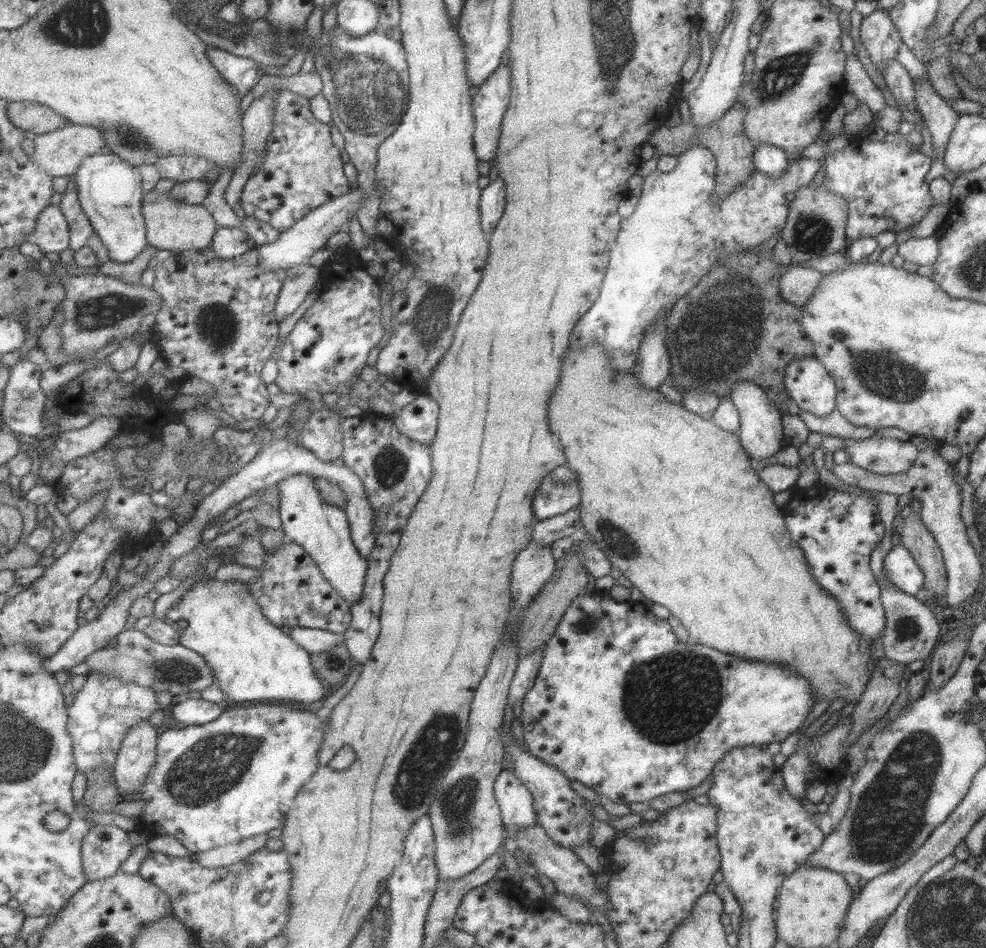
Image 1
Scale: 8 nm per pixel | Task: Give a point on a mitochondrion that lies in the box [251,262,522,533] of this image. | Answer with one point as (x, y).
(425, 322)

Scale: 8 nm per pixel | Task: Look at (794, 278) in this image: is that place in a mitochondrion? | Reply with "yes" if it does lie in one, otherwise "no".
no

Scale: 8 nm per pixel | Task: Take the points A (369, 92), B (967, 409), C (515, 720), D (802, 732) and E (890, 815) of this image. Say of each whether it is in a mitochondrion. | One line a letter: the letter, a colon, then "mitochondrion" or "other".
A: mitochondrion
B: other
C: other
D: other
E: mitochondrion

